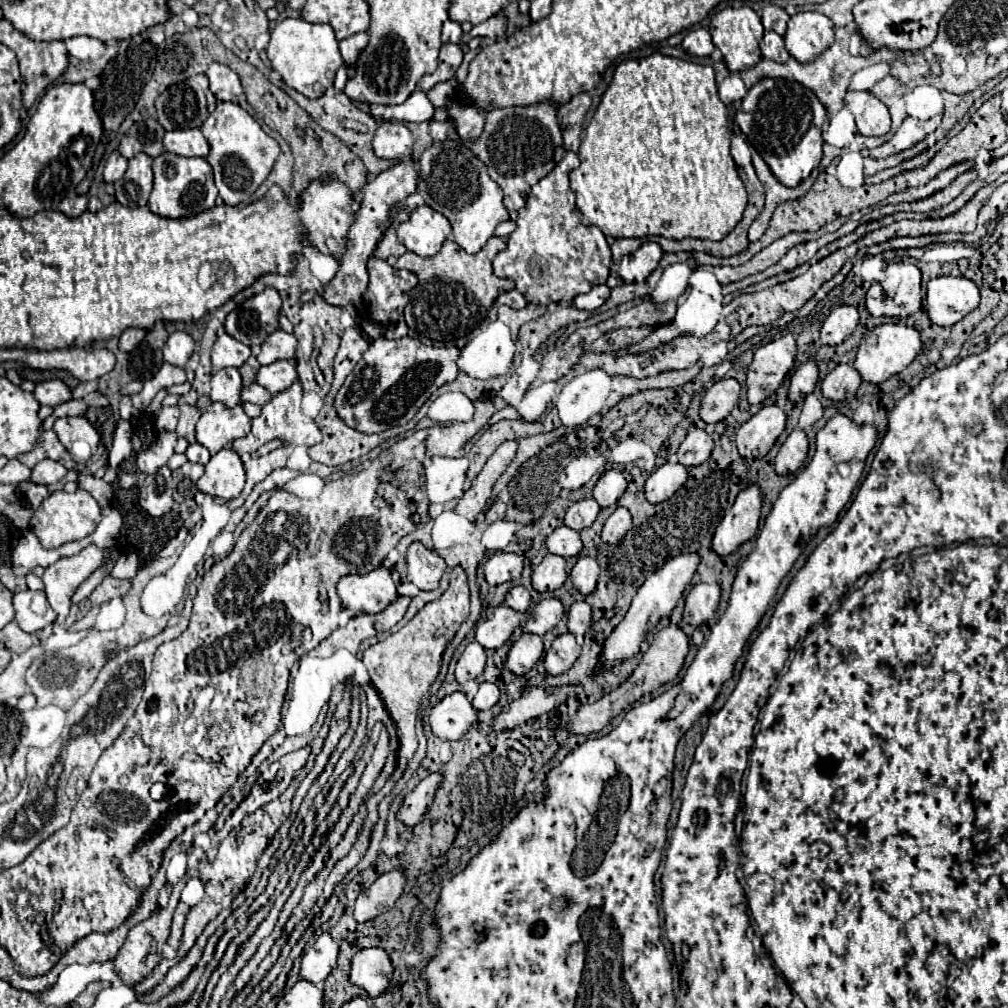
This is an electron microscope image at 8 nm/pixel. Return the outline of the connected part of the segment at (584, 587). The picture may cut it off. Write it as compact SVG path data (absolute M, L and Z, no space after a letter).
M578 557L576 565L570 571L570 579L574 583L574 587L582 593L582 595L590 595L594 591L594 585L598 581L598 563L592 557Z

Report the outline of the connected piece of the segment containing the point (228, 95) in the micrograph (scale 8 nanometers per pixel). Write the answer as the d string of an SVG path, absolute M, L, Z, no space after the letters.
M210 63L206 75L210 79L210 91L216 95L218 101L236 101L242 95L240 77L228 65Z

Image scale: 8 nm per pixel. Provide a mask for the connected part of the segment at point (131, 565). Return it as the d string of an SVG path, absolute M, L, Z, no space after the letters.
M122 555L110 575L118 577L118 579L132 579L138 573L138 569L140 569L138 557L134 557L134 555Z

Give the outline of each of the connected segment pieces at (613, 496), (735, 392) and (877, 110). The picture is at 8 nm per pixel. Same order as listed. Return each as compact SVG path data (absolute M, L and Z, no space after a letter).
M608 469L598 479L592 495L594 495L594 499L598 501L600 507L610 507L620 499L620 495L624 491L626 491L624 475L620 471L616 471L616 469Z
M720 379L704 391L700 401L700 417L704 423L718 423L730 415L740 397L740 385L736 379Z
M848 91L844 97L846 109L854 115L862 135L886 135L890 131L888 107L870 91Z

